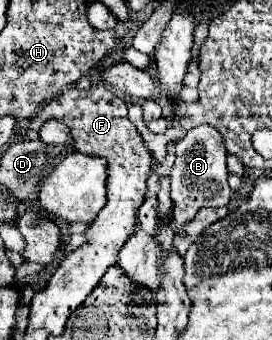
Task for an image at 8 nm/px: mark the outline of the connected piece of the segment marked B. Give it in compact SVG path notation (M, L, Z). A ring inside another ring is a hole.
M208 125L190 129L186 137L176 143L176 161L170 179L172 179L172 191L170 191L172 219L174 219L174 231L178 235L184 235L186 223L194 219L198 209L228 205L232 189L228 187L226 149L220 131Z

